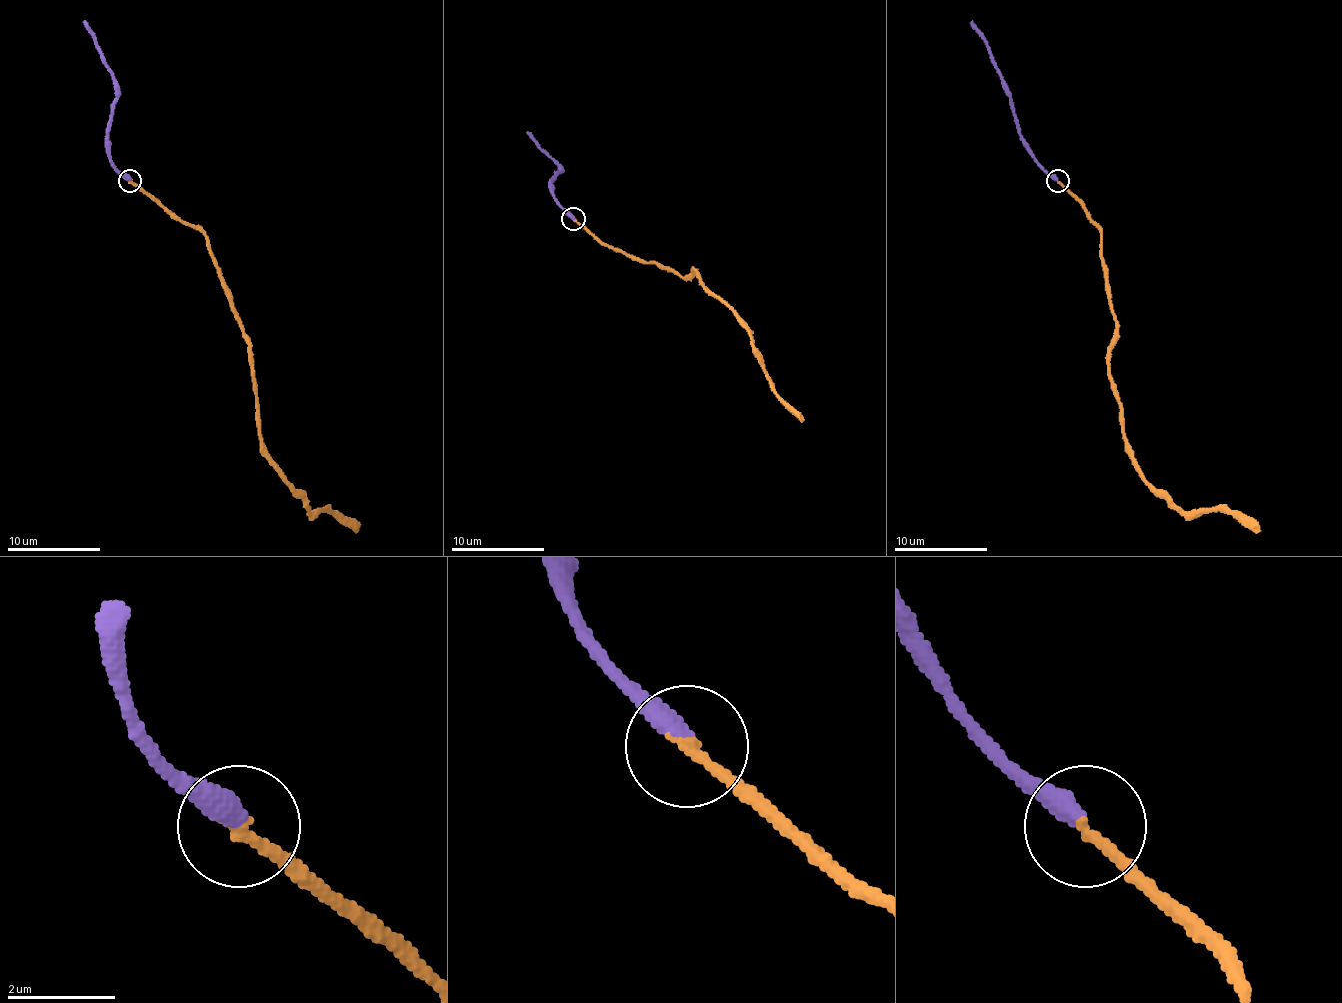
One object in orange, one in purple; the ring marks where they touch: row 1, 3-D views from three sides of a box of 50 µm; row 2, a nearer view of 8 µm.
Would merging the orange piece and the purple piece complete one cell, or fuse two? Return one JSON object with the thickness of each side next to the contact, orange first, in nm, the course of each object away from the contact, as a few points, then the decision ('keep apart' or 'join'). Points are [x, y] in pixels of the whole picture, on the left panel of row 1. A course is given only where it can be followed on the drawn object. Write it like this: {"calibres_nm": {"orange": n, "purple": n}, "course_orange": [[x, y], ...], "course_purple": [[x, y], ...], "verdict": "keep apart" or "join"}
{"calibres_nm": {"orange": 200, "purple": 400}, "course_orange": [[130, 180], [205, 236], [249, 345], [258, 439], [270, 464], [312, 511], [338, 511], [359, 530]], "course_purple": [[130, 180], [109, 156], [116, 82], [95, 33], [83, 21]], "verdict": "join"}

